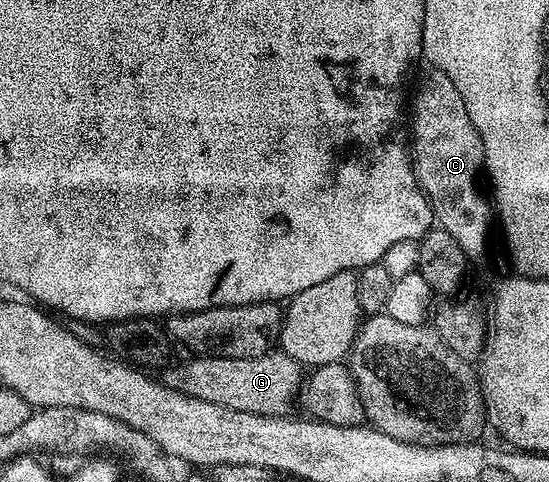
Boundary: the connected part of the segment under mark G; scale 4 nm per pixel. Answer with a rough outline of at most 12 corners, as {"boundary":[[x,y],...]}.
{"boundary":[[195,355],[163,367],[172,390],[228,410],[287,415],[303,365]]}

